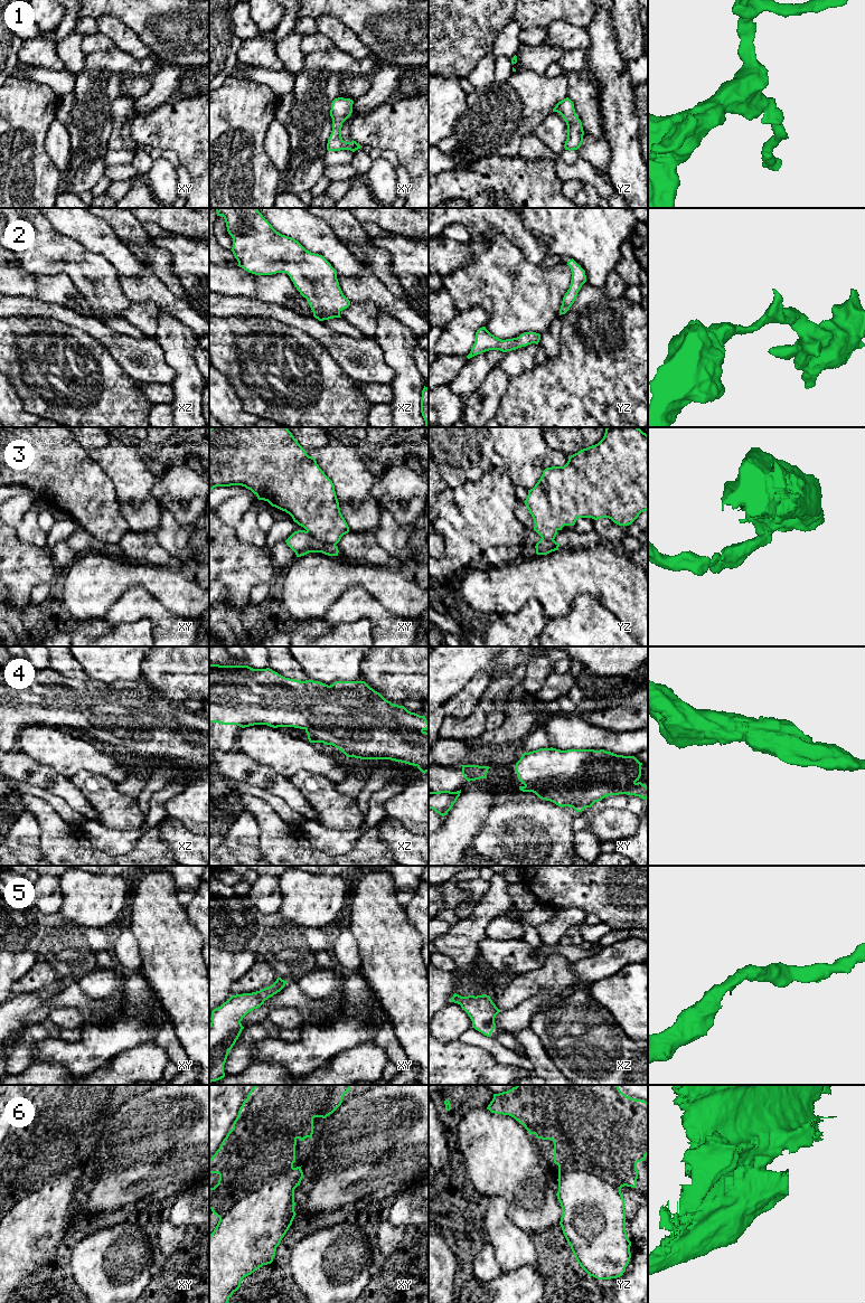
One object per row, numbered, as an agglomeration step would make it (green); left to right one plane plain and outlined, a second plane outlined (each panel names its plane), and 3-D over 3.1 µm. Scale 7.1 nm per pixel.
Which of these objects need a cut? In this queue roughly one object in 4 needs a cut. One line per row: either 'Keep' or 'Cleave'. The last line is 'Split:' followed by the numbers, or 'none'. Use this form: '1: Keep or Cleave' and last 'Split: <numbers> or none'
1: Keep
2: Keep
3: Cleave
4: Keep
5: Keep
6: Keep
Split: 3

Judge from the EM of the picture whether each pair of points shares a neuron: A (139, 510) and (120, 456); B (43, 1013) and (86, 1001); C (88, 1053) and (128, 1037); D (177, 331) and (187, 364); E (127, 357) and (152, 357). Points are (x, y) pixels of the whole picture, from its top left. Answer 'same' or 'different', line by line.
A: same
B: same
C: same
D: same
E: same

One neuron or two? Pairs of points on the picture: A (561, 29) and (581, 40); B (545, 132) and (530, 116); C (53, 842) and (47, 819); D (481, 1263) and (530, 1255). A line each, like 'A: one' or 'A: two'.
A: one
B: two
C: one
D: two

